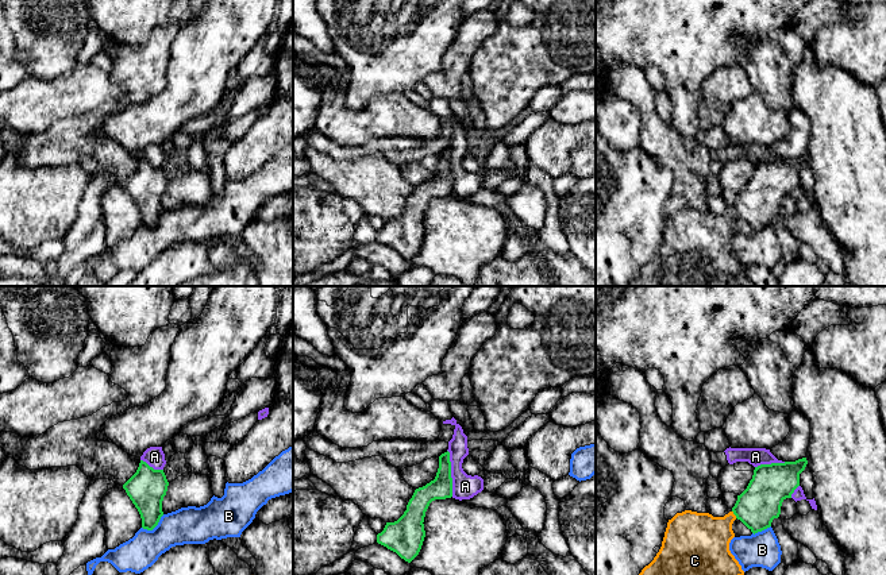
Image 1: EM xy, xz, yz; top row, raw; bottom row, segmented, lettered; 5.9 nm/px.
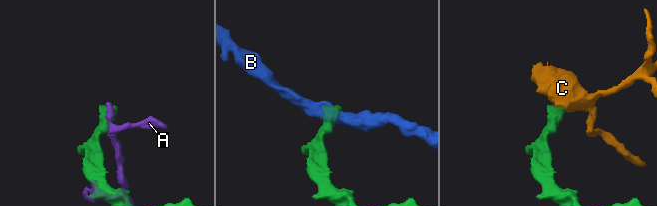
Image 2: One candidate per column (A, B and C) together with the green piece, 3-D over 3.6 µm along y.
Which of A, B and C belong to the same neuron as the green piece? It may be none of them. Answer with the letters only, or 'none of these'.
C

